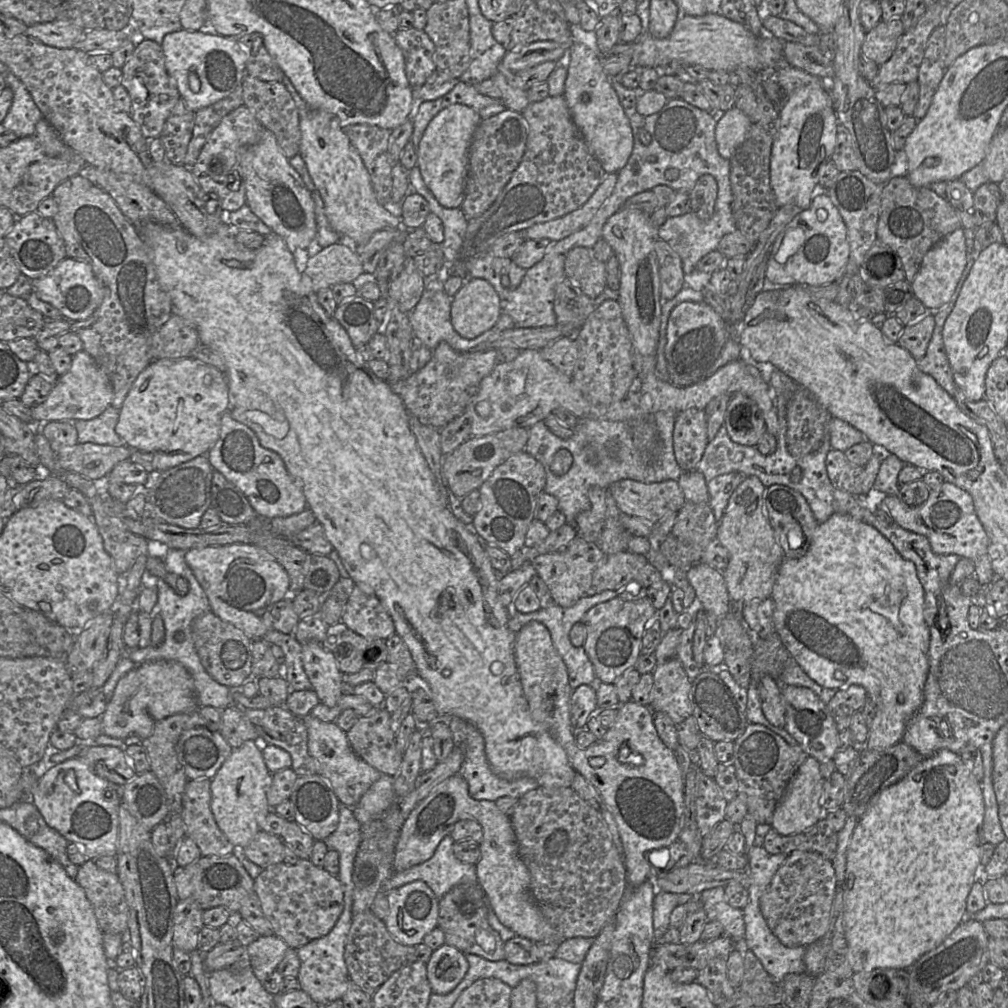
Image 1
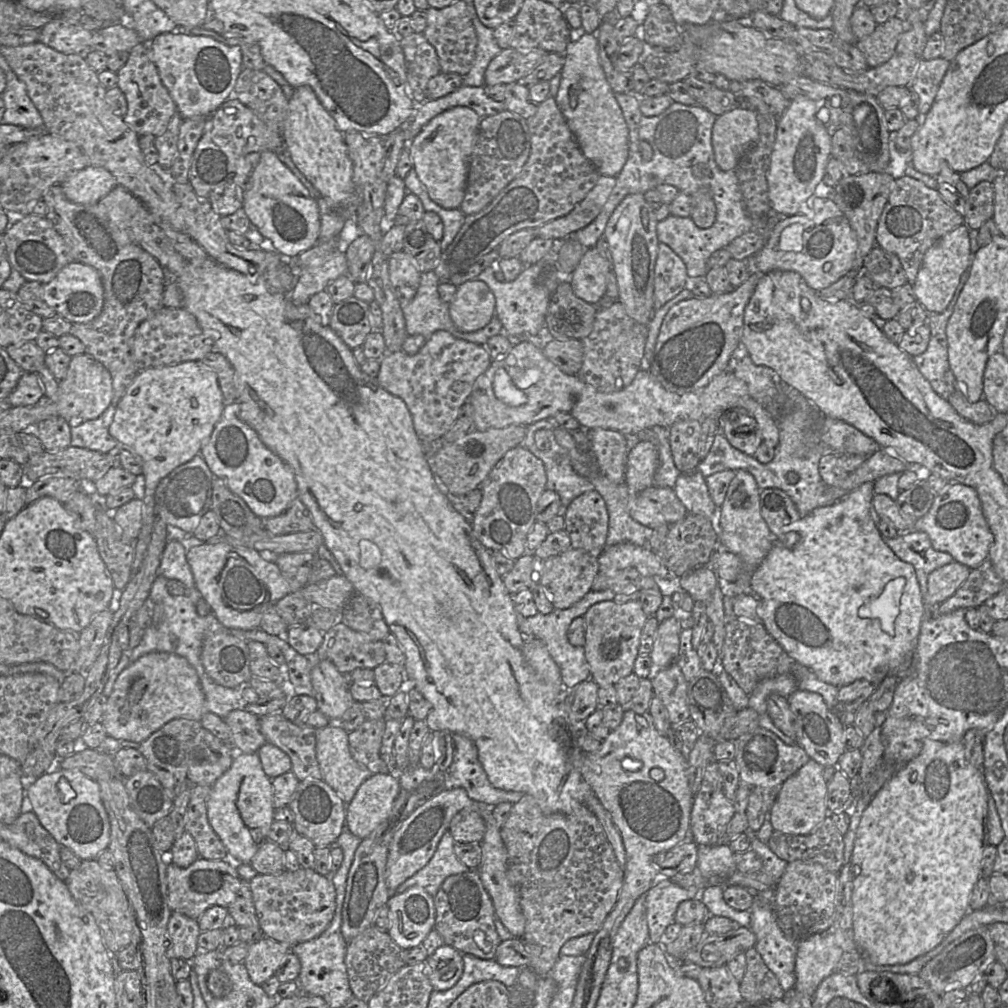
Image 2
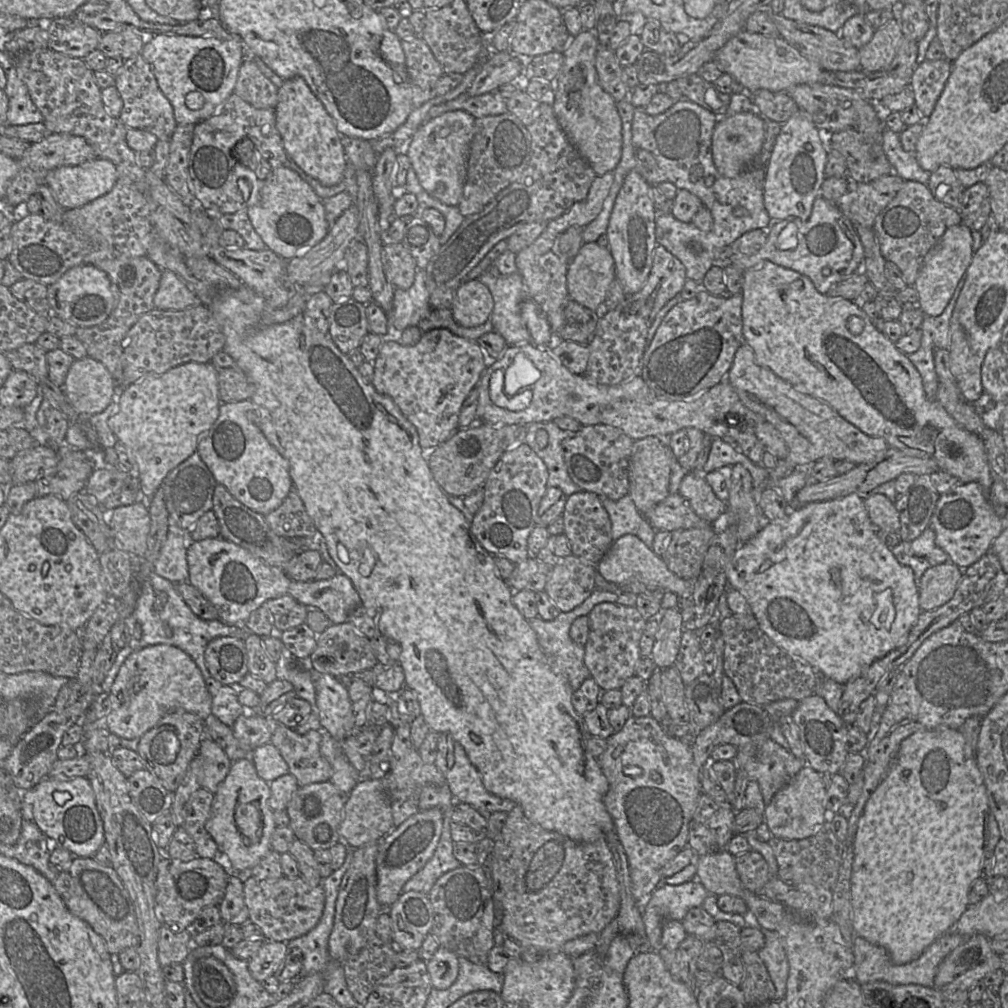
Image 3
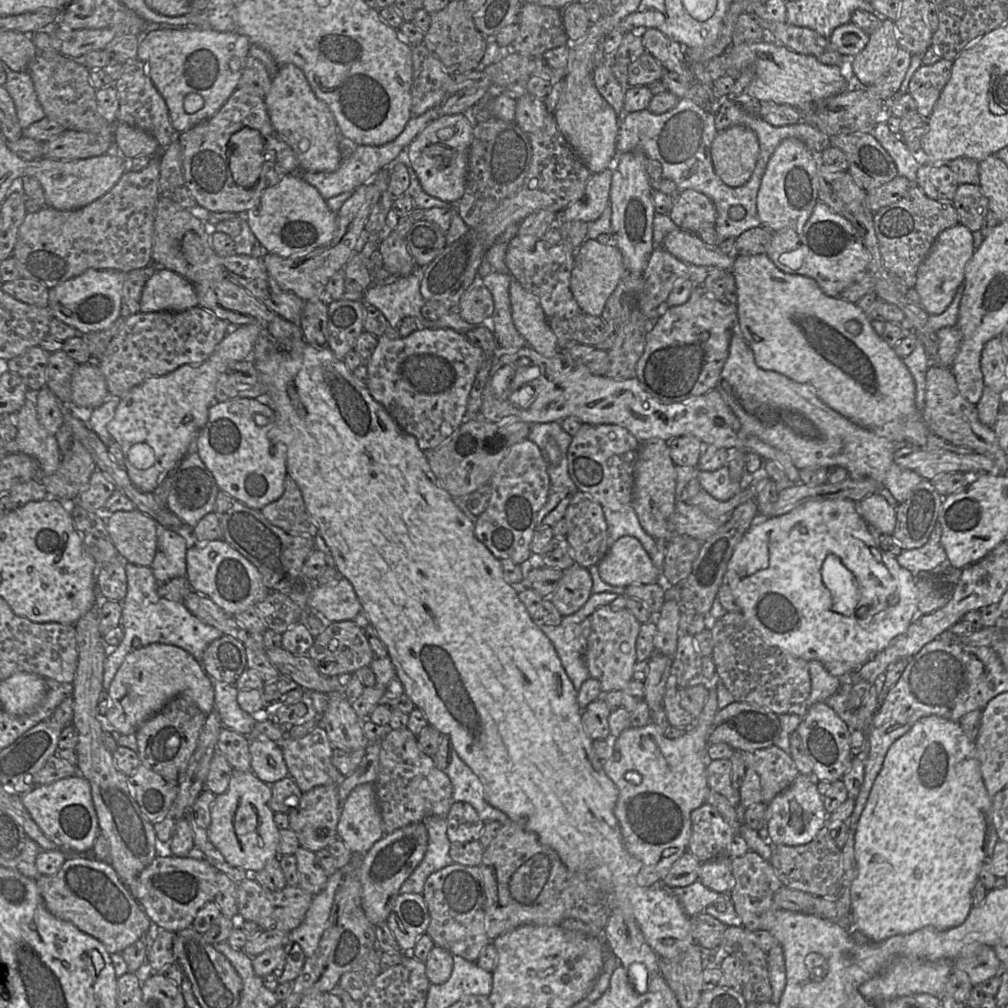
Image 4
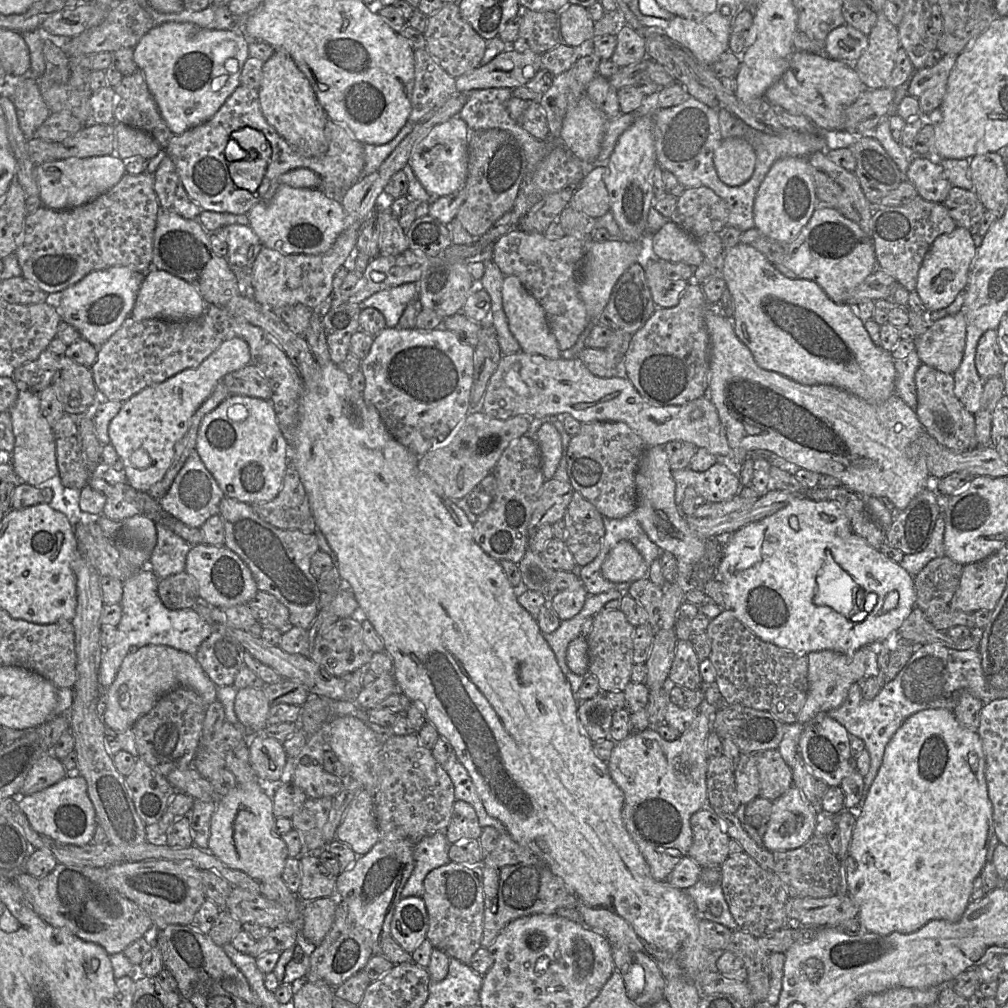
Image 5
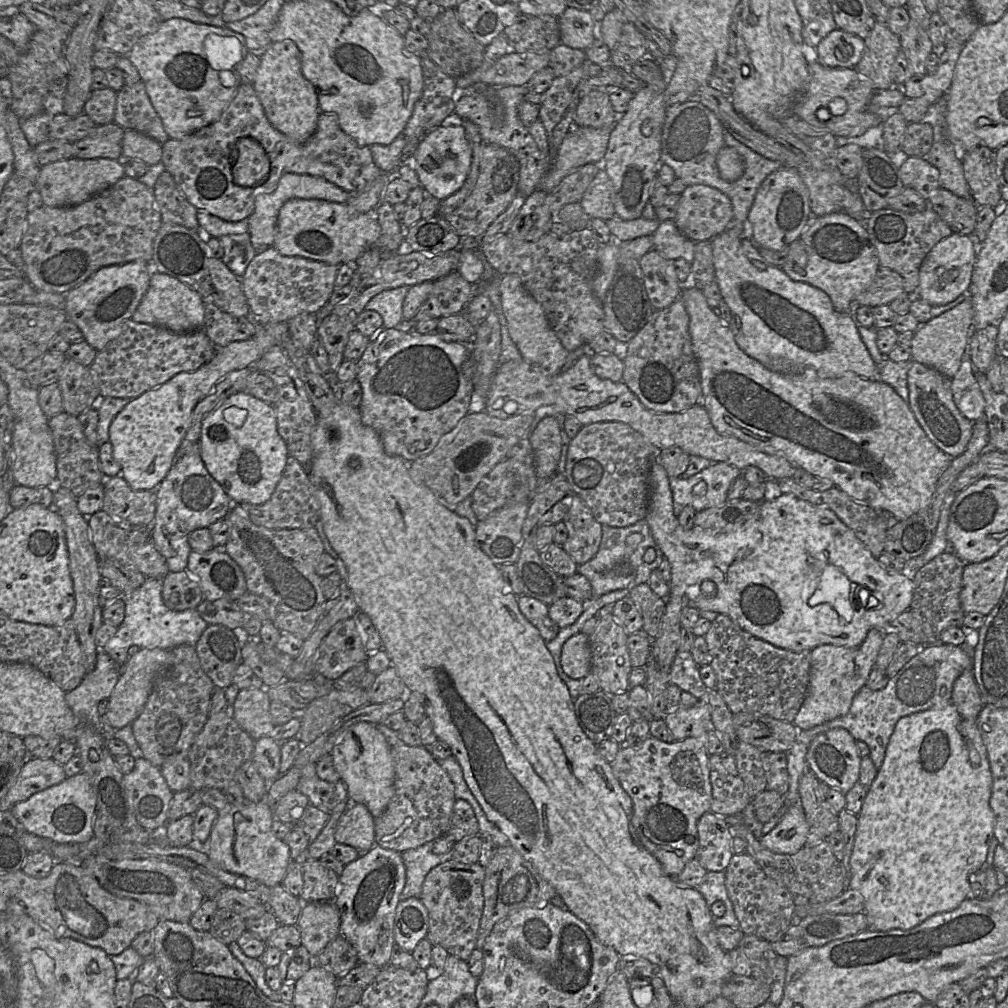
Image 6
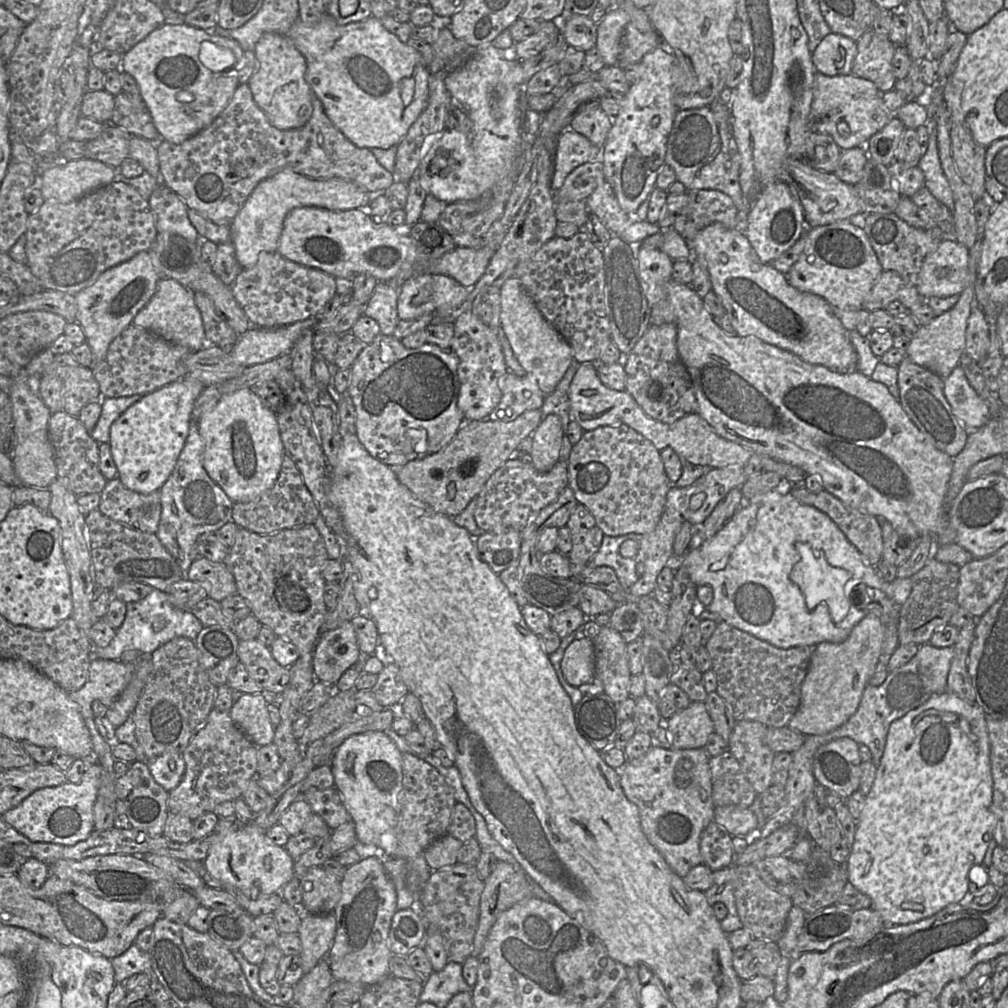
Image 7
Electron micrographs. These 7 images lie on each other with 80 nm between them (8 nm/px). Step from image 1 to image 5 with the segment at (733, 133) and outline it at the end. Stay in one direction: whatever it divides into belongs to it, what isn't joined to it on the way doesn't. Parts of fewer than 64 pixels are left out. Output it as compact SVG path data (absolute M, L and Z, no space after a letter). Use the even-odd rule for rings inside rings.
M732 137L722 139L713 160L720 180L729 186L739 186L751 178L756 153L746 139Z

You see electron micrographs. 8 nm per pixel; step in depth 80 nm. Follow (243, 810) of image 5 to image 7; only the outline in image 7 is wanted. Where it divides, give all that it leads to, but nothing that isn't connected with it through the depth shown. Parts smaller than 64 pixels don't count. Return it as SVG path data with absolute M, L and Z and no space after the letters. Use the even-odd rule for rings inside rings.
M254 820L246 824L235 824L224 836L215 835L203 862L208 873L213 878L219 880L223 887L234 886L239 889L257 888L264 894L280 893L284 885L295 877L295 860L290 856L285 847L273 844L267 837L266 831L257 826Z

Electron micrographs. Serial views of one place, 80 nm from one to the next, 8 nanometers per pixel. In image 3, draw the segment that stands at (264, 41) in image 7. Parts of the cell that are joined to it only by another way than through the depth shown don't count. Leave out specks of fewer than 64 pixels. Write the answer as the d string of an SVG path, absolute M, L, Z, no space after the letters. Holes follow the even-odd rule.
M302 77L284 80L282 86L278 88L278 102L274 113L276 128L289 159L324 186L340 183L347 166L341 142L344 135L337 131L335 120Z

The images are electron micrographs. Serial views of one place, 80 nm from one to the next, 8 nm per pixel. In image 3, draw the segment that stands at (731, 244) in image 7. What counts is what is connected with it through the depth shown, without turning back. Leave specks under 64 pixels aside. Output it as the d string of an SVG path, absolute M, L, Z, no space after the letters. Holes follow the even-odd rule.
M762 261L744 271L741 292L743 342L752 349L759 366L770 369L797 391L827 403L863 433L883 438L889 448L912 457L932 459L939 470L956 477L960 484L977 482L989 495L995 476L981 438L962 428L939 402L927 398L922 378L908 356L877 330L853 301L821 294L807 276L771 261ZM851 317L862 321L859 334L852 334L847 328Z

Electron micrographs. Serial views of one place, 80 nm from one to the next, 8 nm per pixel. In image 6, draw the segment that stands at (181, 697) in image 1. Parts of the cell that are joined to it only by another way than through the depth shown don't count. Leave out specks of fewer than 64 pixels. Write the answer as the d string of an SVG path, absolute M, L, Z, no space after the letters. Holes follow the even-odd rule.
M139 649L133 656L127 658L122 666L121 674L109 699L105 717L115 729L120 729L132 722L140 715L151 693L156 677L163 671L167 672L173 665L171 649Z

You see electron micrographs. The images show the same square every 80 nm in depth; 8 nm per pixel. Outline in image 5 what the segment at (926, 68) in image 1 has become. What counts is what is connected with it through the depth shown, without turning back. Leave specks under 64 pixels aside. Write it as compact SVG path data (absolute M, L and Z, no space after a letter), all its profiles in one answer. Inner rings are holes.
M946 54L933 67L924 67L914 72L907 93L919 101L922 114L940 108L956 59L956 54Z

